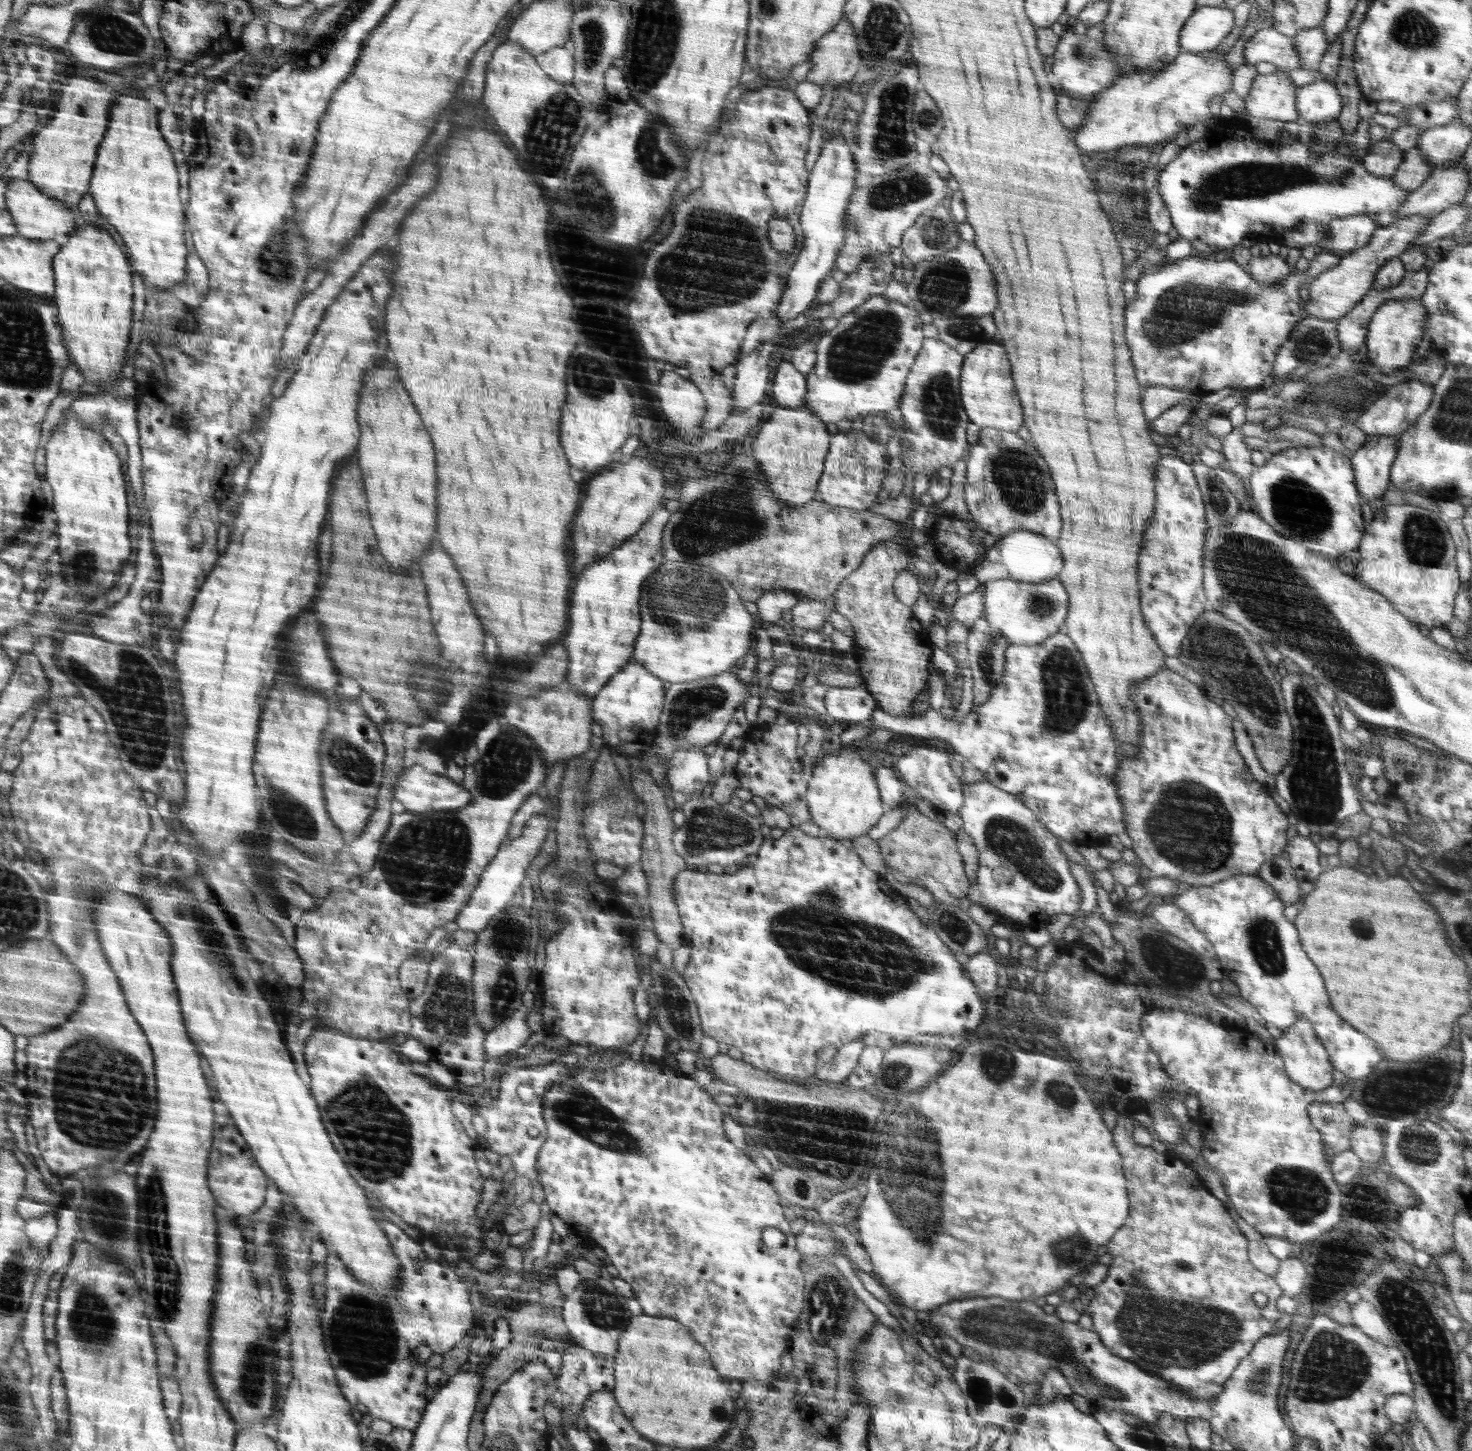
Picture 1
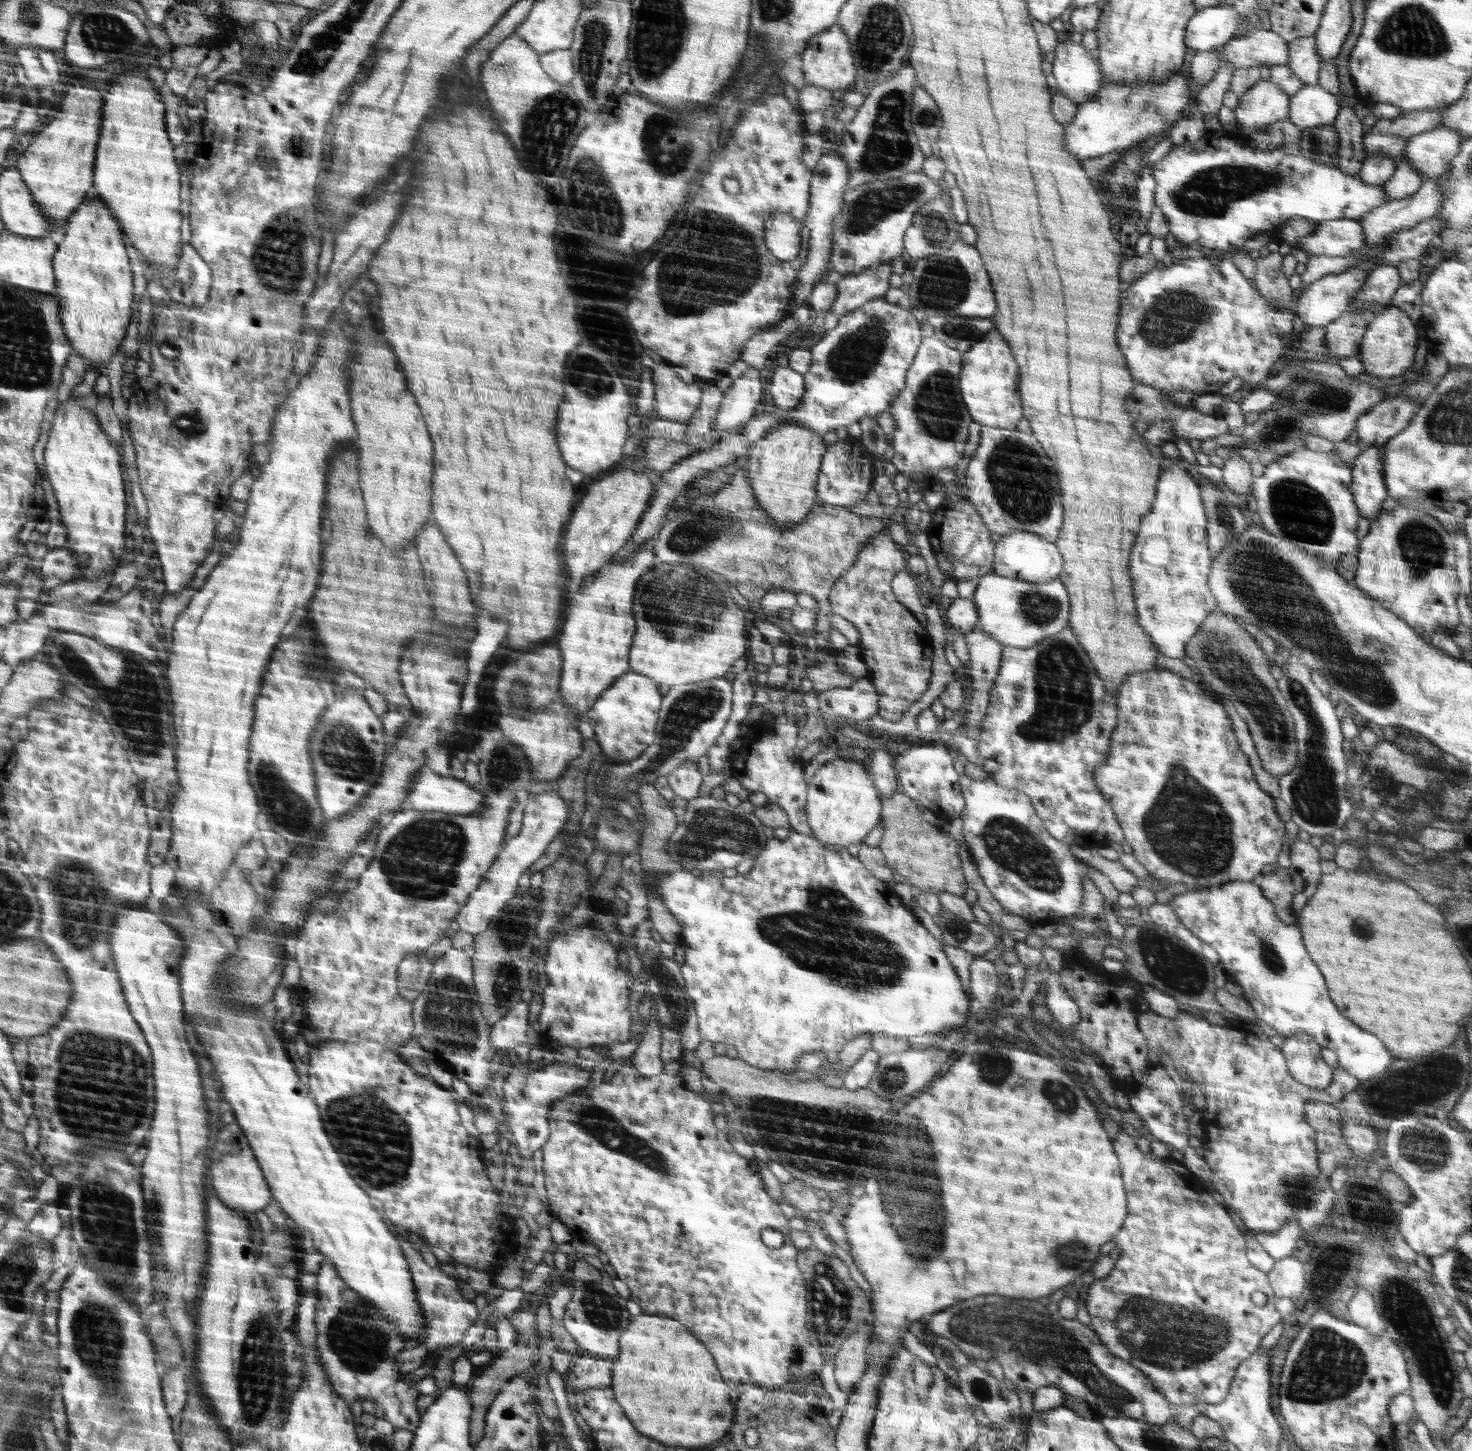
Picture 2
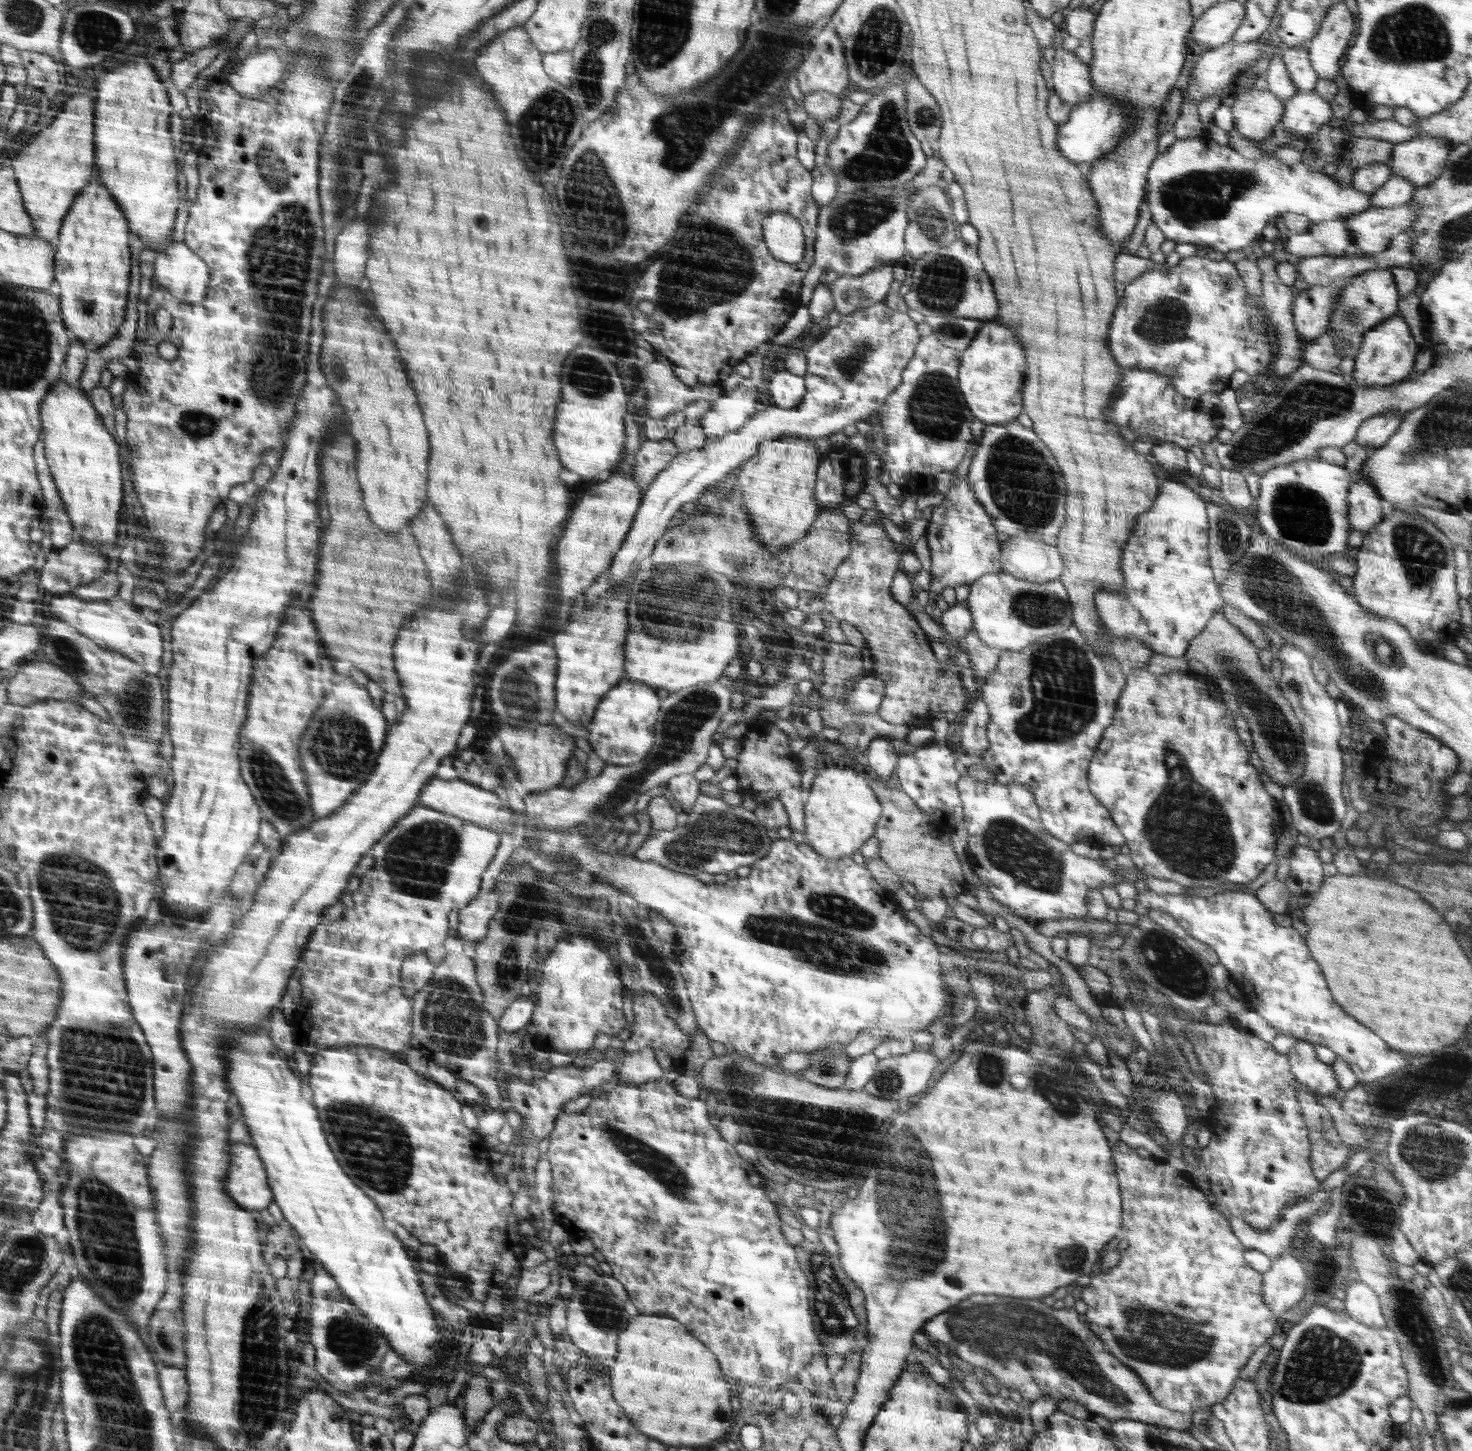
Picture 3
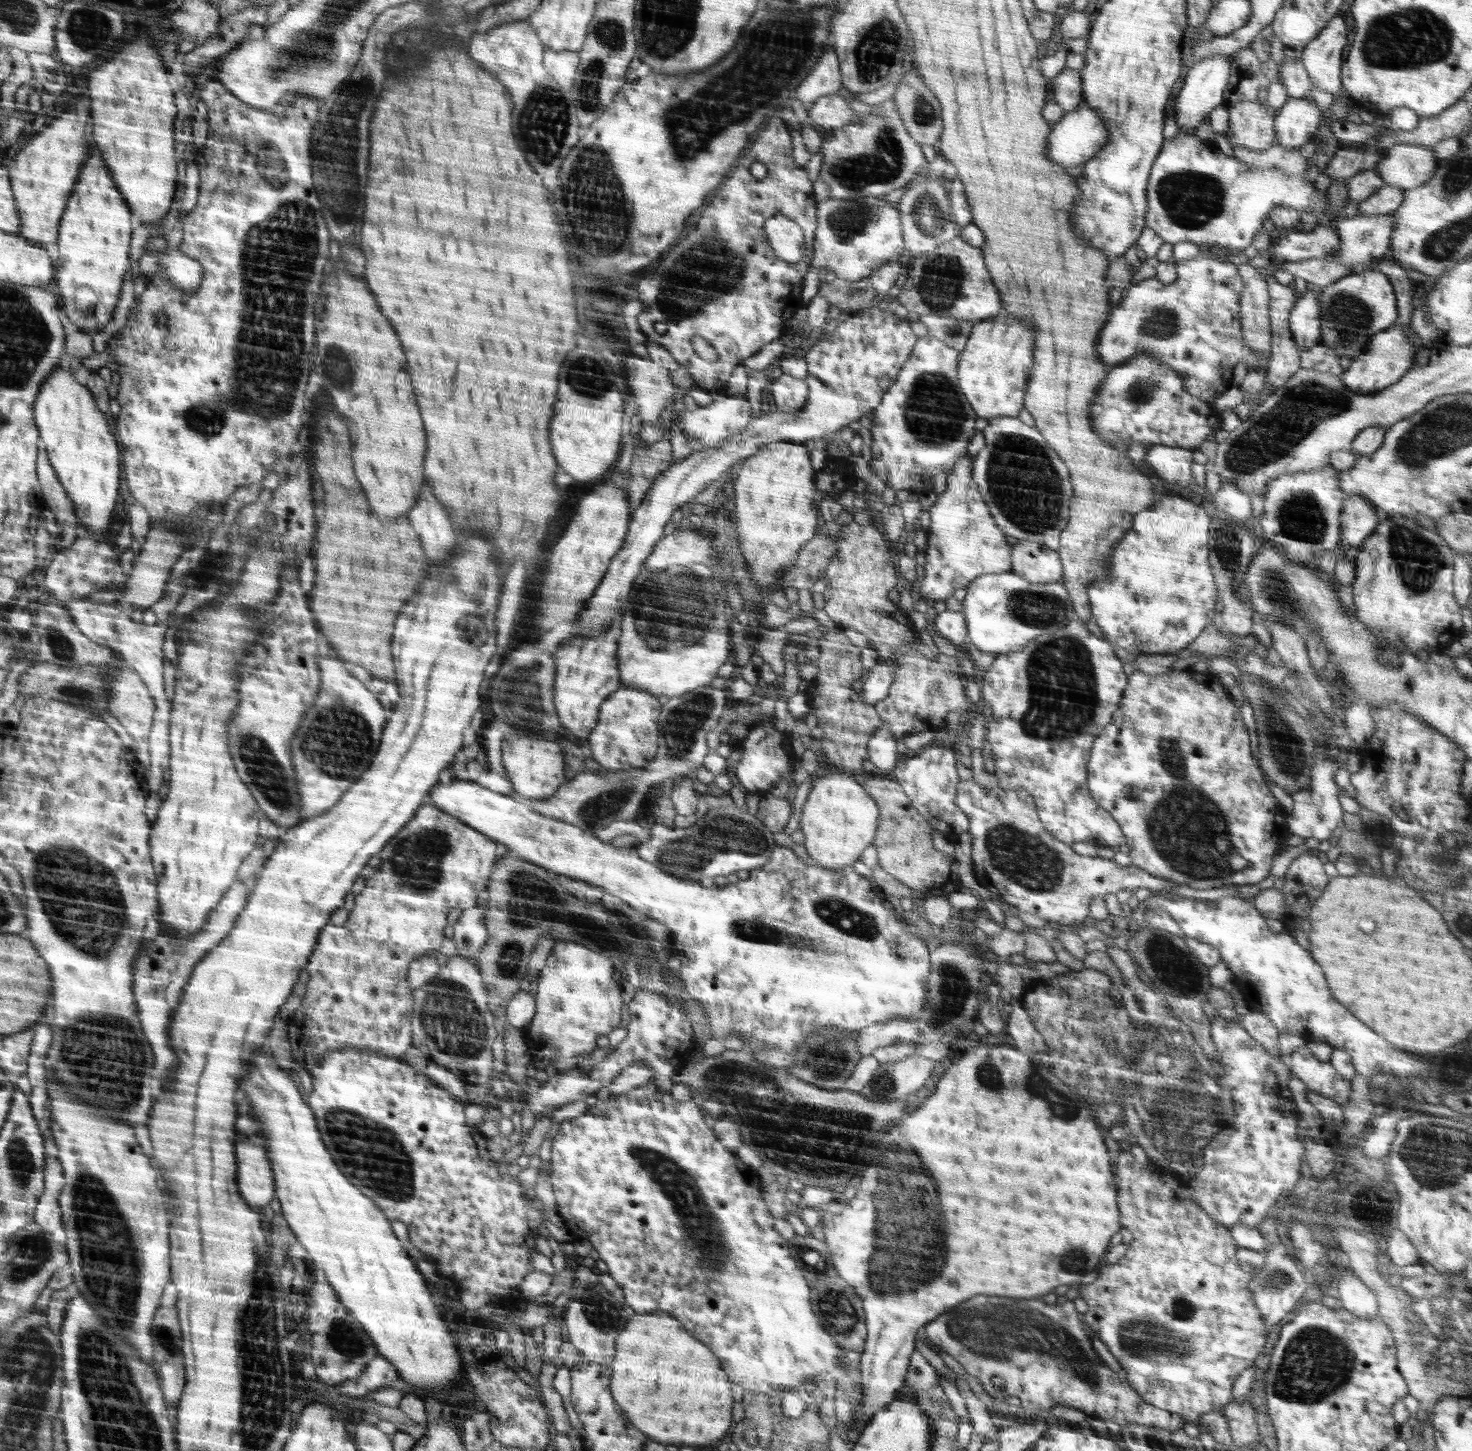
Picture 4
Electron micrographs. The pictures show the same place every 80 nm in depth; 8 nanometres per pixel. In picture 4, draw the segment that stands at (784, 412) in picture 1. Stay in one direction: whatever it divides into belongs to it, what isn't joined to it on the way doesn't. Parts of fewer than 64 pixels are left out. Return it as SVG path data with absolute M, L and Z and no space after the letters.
M780 441L760 446L757 454L750 456L739 467L729 484L735 501L736 523L734 529L738 535L738 546L748 565L748 570L760 592L779 583L781 572L799 558L799 552L816 532L819 508L814 504L814 470L810 464L810 454L806 448L794 441Z

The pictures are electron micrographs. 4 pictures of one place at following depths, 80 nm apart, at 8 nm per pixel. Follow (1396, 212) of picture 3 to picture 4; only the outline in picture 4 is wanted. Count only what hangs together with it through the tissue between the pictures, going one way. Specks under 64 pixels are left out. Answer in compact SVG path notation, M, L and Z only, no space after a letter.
M1393 212L1343 218L1336 223L1339 249L1332 255L1342 264L1353 266L1354 273L1367 271L1375 258L1387 254L1394 223Z

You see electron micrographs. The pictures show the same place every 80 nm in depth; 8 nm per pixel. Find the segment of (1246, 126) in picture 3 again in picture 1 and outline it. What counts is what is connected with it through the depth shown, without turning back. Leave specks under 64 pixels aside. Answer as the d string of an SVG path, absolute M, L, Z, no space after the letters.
M1283 69L1269 75L1259 74L1250 92L1243 98L1249 118L1283 122L1298 120L1296 93L1299 88L1285 75Z

